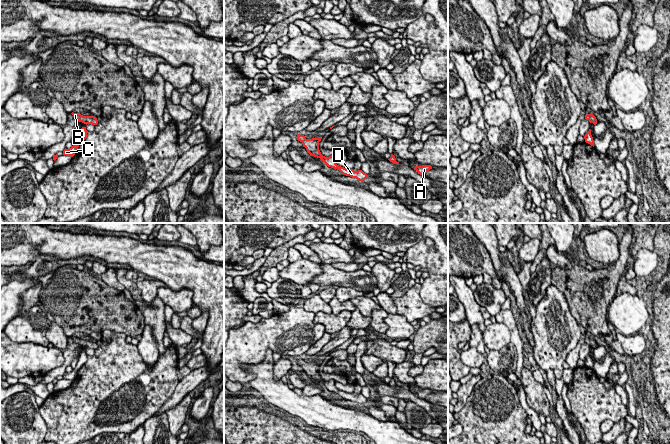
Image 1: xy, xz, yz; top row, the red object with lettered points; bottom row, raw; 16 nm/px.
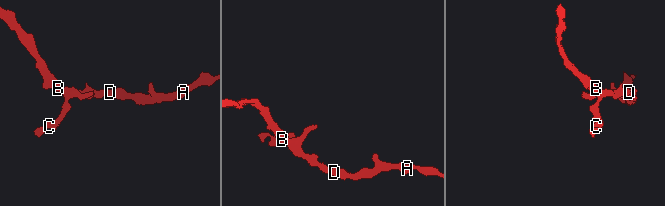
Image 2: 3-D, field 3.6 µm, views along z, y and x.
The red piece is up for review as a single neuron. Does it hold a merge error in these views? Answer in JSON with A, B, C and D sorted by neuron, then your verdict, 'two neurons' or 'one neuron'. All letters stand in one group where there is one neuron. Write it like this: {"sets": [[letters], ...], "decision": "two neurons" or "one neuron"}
{"sets": [["A", "B", "C", "D"]], "decision": "one neuron"}

